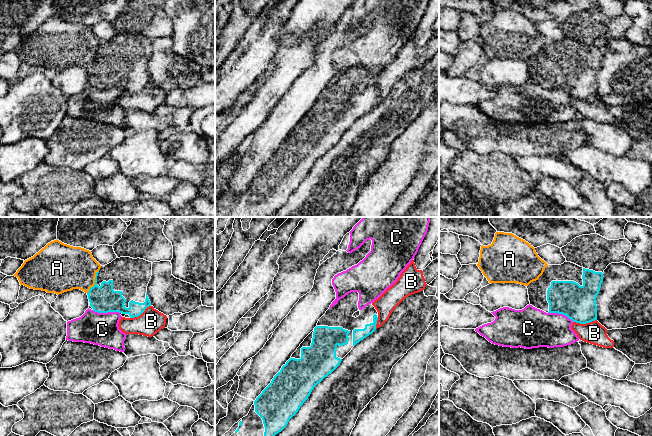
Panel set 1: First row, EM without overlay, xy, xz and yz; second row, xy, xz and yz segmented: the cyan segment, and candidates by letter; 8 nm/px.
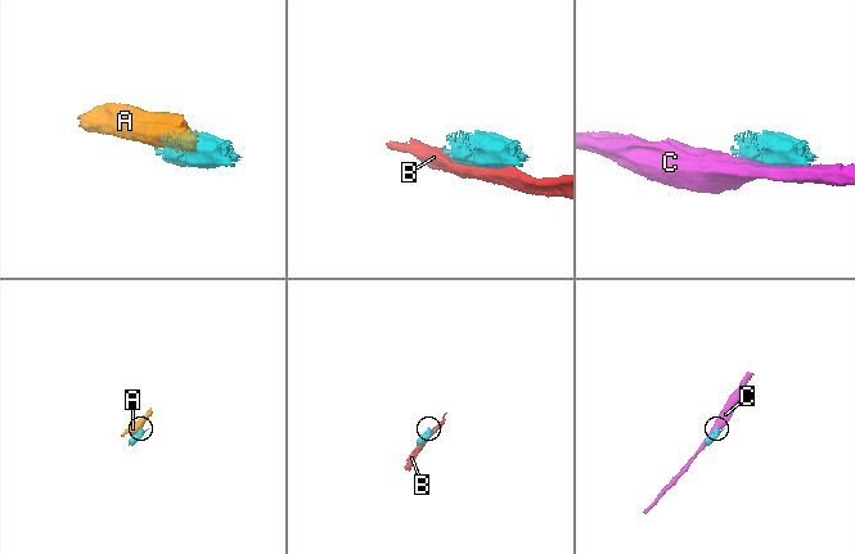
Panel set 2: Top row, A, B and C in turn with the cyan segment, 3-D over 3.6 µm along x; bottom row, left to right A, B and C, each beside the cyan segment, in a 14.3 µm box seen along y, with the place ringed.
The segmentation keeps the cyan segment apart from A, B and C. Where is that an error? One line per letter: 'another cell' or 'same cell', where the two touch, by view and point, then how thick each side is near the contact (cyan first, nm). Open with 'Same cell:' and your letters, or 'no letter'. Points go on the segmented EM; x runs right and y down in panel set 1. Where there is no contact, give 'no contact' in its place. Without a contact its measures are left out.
Same cell: no letter
A: another cell; contact xy (95, 282); calibres 220 and 340 nm
B: another cell; contact yz (584, 323); calibres 280 and 180 nm
C: another cell; contact xy (106, 312); calibres 220 and 260 nm

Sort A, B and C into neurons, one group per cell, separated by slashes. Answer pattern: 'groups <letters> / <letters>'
groups A / B / C

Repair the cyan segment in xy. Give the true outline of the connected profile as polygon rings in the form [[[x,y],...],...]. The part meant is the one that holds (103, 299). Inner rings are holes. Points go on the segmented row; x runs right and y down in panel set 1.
[[[120,257],[101,266],[95,285],[87,293],[89,309],[98,313],[119,312],[122,317],[140,316],[151,302],[147,286],[152,276],[152,262]]]

